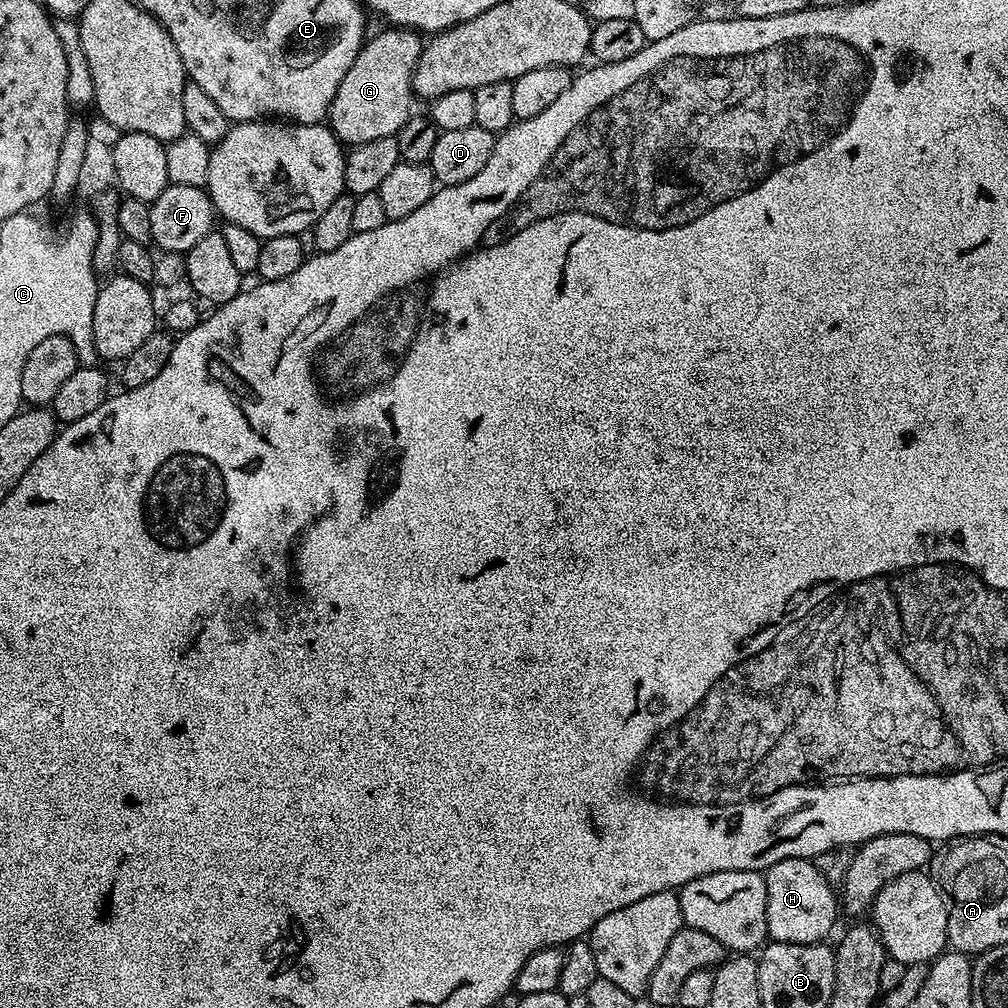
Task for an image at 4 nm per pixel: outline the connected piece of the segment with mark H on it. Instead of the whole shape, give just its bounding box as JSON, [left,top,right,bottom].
[763,858,838,944]

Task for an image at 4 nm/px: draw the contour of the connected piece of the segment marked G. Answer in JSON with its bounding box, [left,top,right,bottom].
[327,26,425,146]

